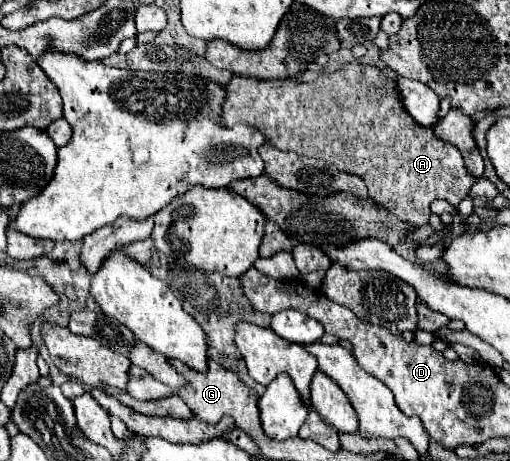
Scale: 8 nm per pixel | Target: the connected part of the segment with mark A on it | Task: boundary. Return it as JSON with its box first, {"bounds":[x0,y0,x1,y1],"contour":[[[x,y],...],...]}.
{"bounds":[221,63,475,227],"contour":[[[347,63],[343,65],[339,71],[333,71],[333,73],[325,73],[321,75],[317,81],[313,83],[299,83],[295,79],[275,79],[275,81],[255,81],[255,79],[247,79],[247,77],[233,77],[229,83],[223,85],[223,89],[227,91],[225,93],[225,99],[223,99],[223,119],[221,123],[225,127],[233,127],[237,123],[245,123],[245,125],[251,125],[255,129],[259,129],[263,133],[263,137],[267,139],[269,145],[281,149],[281,151],[295,151],[297,155],[307,155],[307,157],[317,157],[317,159],[323,159],[323,161],[329,161],[329,163],[335,163],[341,171],[349,171],[353,175],[359,175],[363,179],[363,183],[367,185],[369,189],[369,195],[379,203],[383,205],[387,211],[391,211],[395,217],[399,217],[401,221],[405,223],[411,223],[415,227],[421,227],[421,225],[427,225],[429,223],[429,205],[435,201],[435,199],[445,199],[449,201],[451,205],[459,205],[467,193],[469,193],[469,187],[475,183],[475,179],[471,179],[471,175],[467,175],[467,169],[463,167],[463,157],[459,155],[457,147],[451,147],[449,143],[441,143],[441,139],[435,139],[433,135],[433,129],[431,127],[419,127],[417,123],[413,123],[413,119],[407,115],[407,111],[403,111],[403,107],[399,107],[399,99],[395,99],[395,87],[391,87],[391,77],[383,77],[375,67],[365,67],[361,63]]]}

